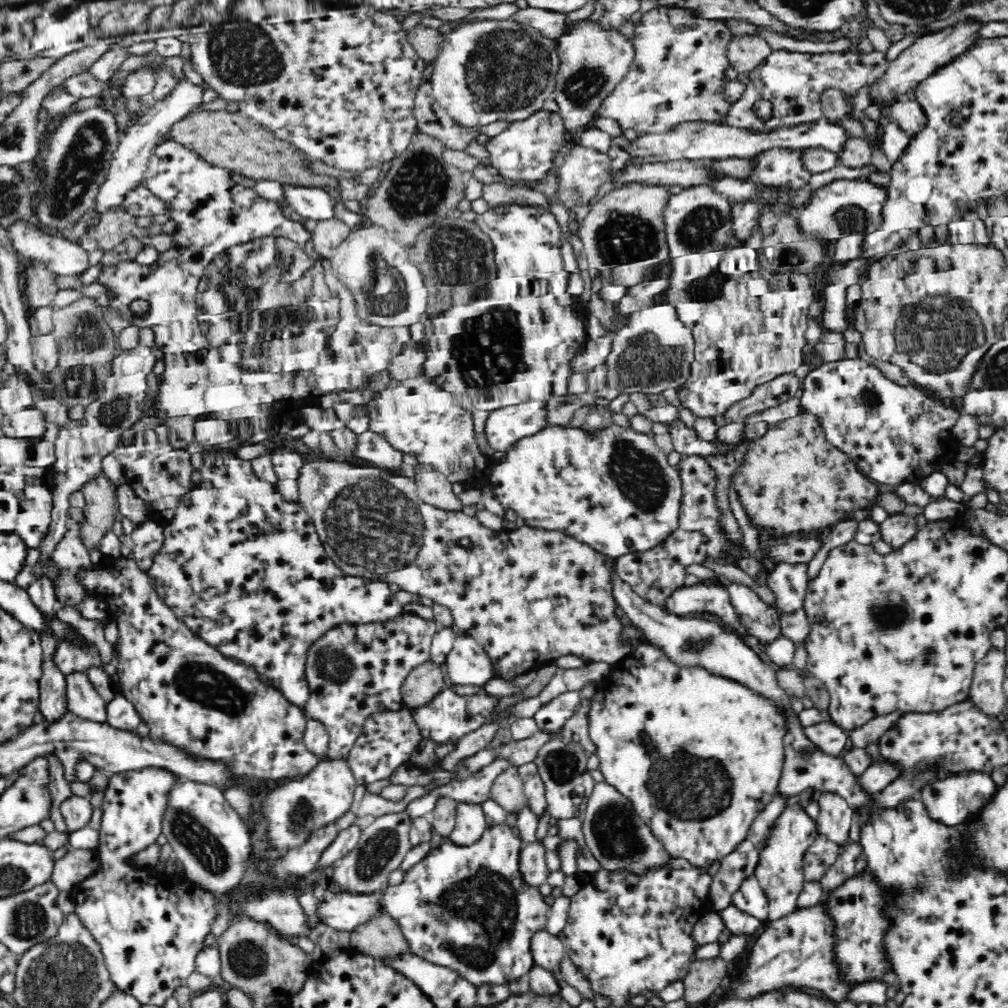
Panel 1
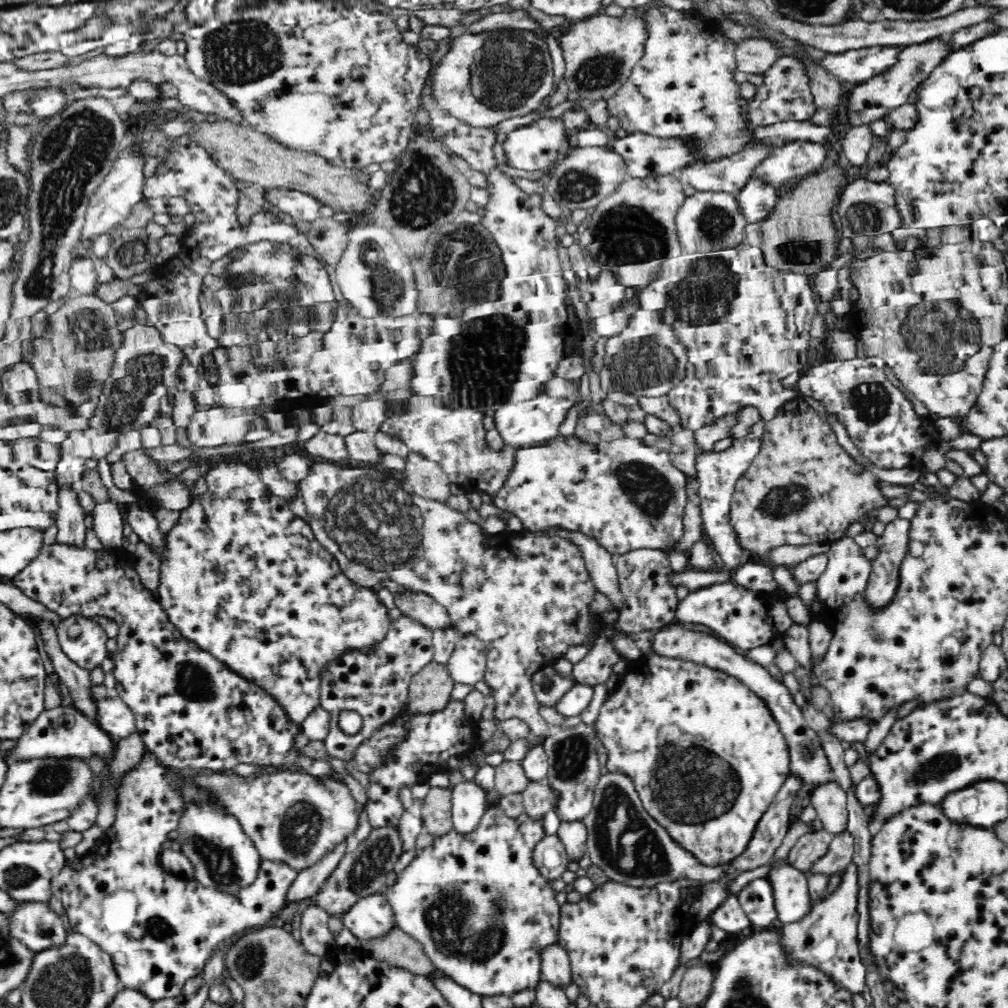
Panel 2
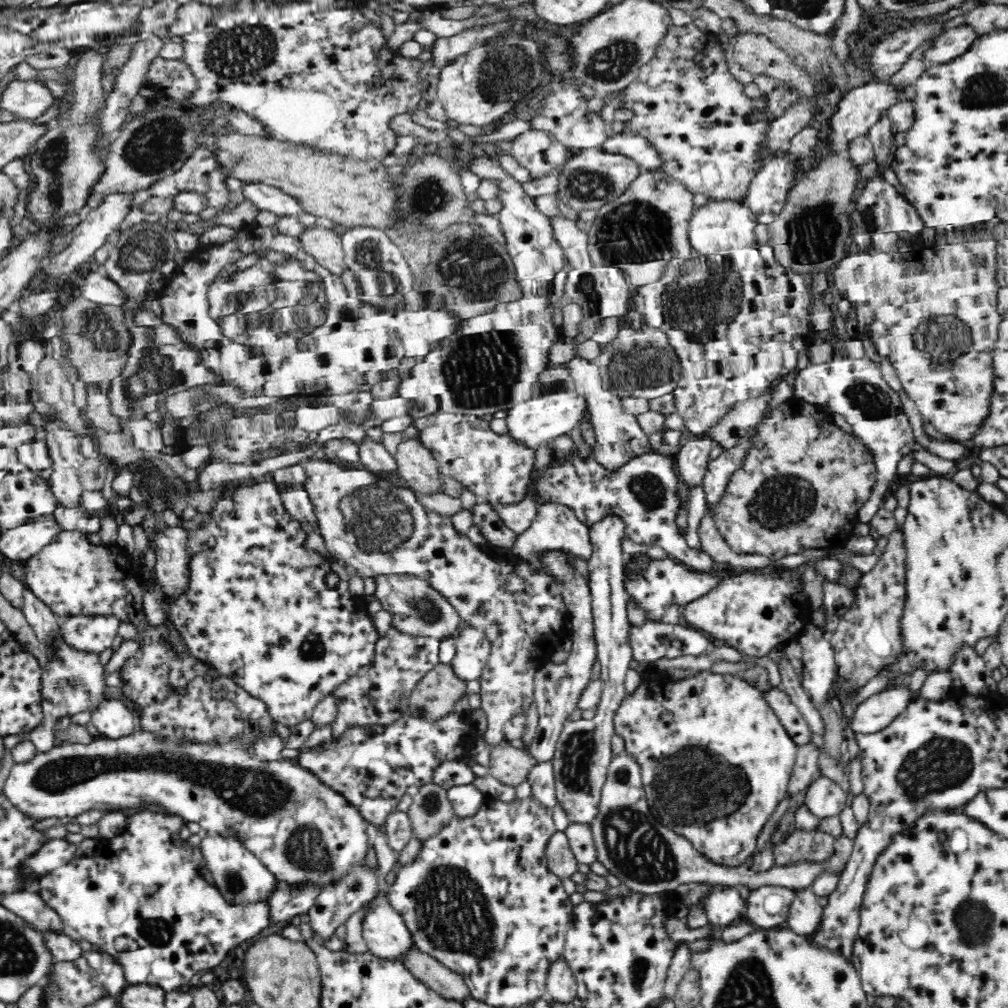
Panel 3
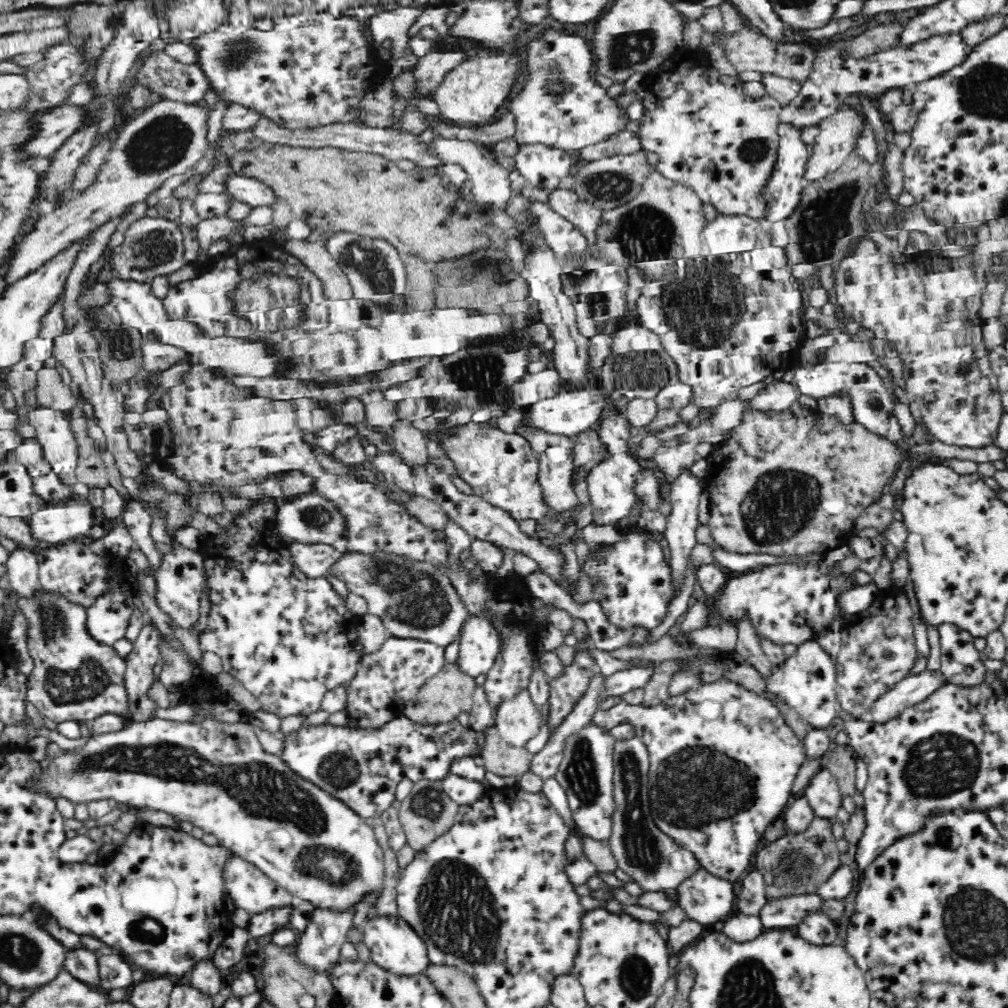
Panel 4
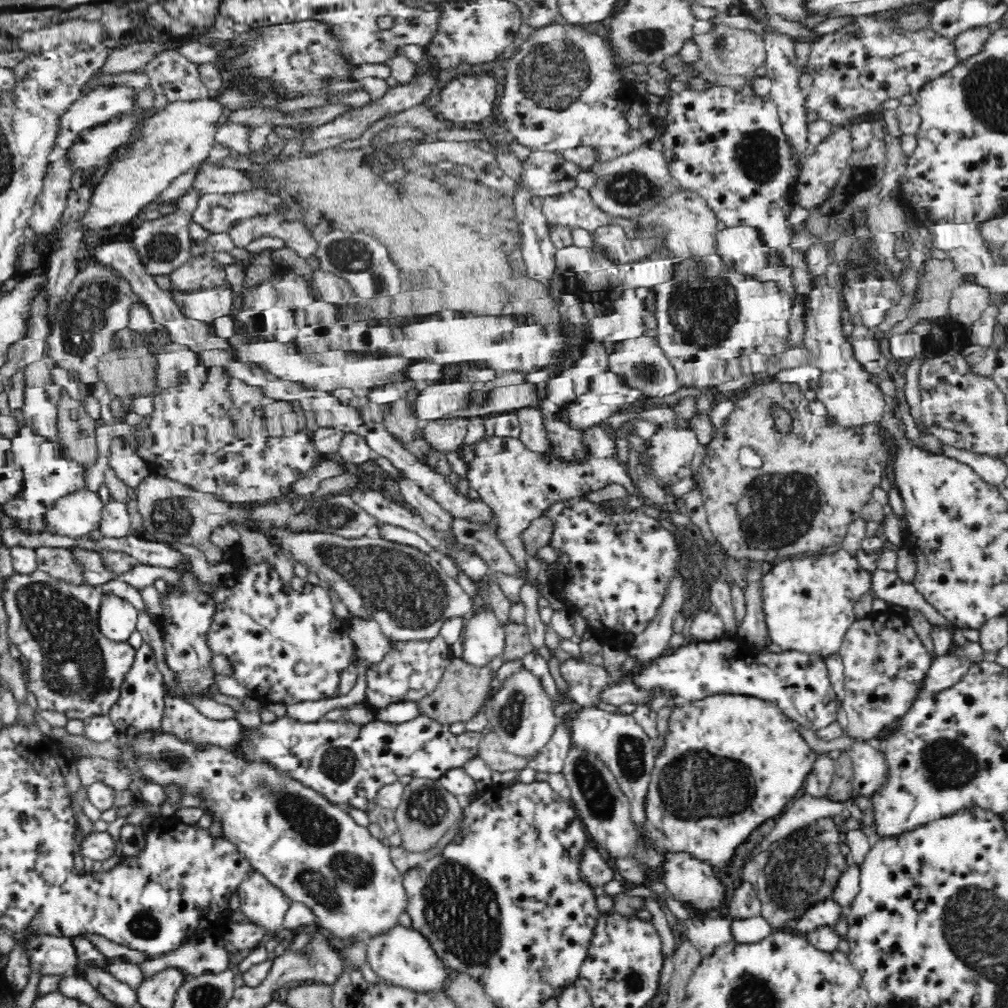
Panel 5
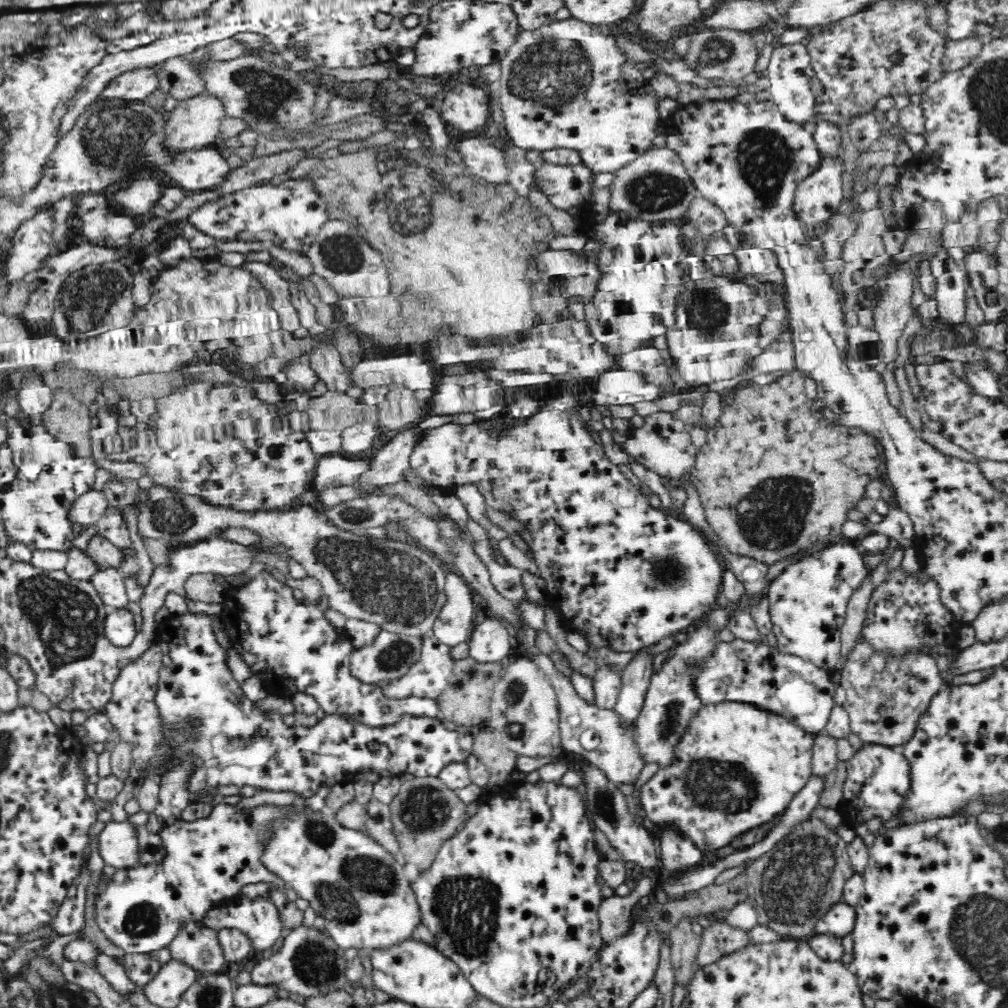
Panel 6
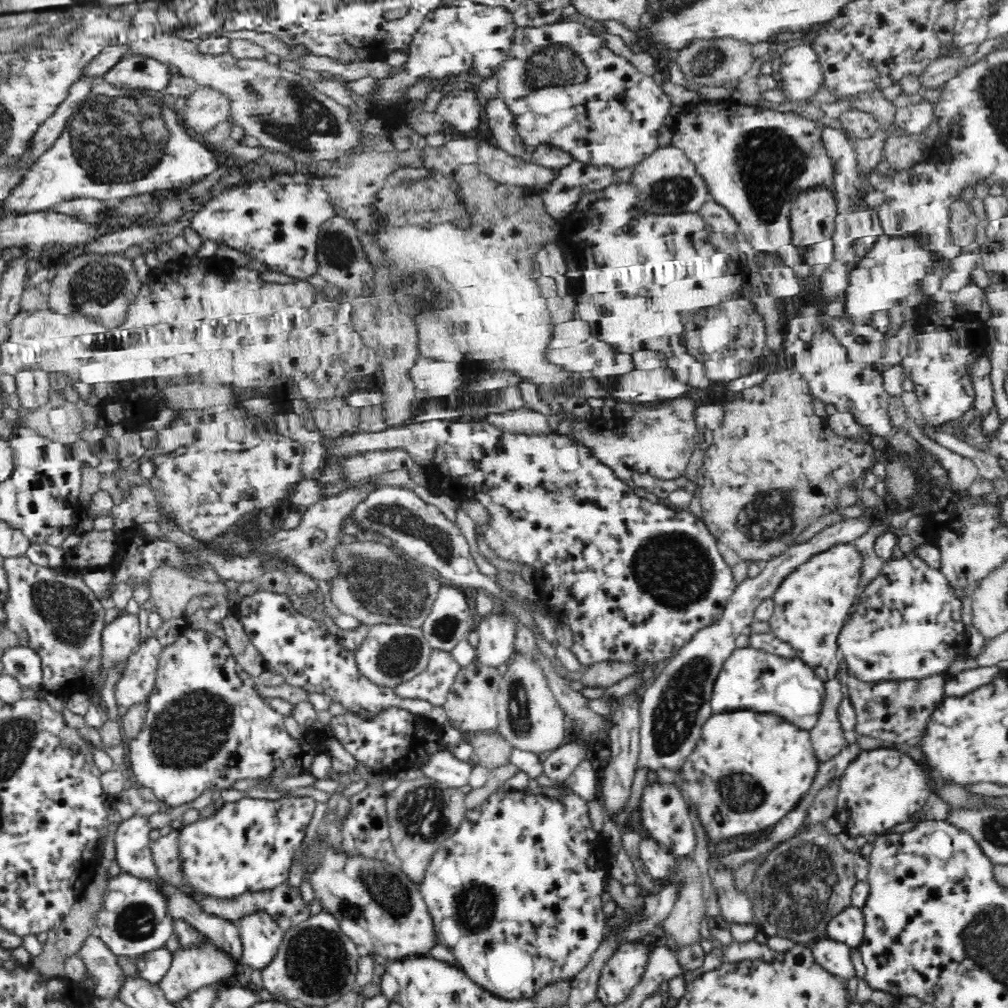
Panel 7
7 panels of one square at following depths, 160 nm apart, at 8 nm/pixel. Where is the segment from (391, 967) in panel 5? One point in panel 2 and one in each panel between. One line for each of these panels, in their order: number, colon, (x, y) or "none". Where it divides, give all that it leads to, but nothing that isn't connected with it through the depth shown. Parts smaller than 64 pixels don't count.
2: (373, 917)
3: (388, 937)
4: (395, 947)

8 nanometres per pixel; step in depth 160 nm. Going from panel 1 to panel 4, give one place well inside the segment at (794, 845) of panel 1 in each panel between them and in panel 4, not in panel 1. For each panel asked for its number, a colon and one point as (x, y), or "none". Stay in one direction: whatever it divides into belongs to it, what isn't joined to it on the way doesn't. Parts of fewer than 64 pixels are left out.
2: (791, 890)
3: (805, 916)
4: (818, 929)

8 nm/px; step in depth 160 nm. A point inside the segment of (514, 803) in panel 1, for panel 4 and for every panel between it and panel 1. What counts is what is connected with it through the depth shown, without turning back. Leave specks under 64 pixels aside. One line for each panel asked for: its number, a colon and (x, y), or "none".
2: (510, 777)
3: (509, 765)
4: (500, 758)

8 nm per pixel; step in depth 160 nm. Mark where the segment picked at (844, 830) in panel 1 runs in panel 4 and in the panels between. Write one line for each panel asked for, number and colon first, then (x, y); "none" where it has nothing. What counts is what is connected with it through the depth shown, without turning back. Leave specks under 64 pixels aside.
2: (829, 799)
3: (824, 797)
4: (822, 792)

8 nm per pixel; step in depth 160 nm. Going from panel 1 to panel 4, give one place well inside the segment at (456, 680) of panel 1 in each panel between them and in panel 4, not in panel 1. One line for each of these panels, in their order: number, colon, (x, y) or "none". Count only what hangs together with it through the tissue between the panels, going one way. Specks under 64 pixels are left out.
2: (467, 663)
3: (473, 647)
4: (479, 642)

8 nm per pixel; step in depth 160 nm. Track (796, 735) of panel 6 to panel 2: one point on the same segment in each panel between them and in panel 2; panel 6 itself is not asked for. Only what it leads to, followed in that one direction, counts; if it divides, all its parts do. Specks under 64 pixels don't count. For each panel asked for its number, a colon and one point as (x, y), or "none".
2: (711, 804)
3: (716, 720)
4: (692, 738)
5: (697, 802)

